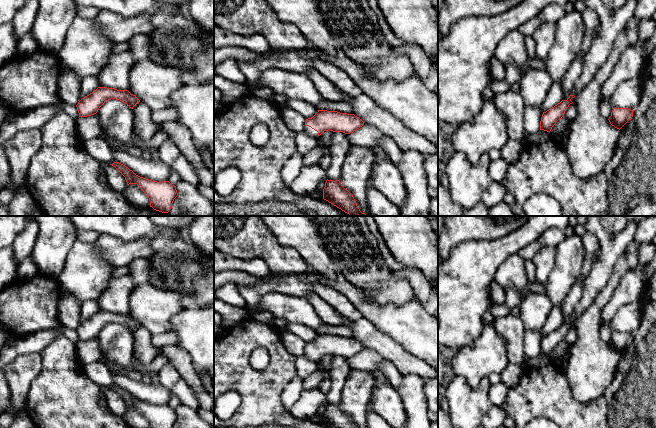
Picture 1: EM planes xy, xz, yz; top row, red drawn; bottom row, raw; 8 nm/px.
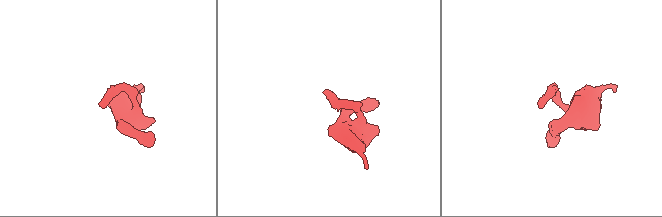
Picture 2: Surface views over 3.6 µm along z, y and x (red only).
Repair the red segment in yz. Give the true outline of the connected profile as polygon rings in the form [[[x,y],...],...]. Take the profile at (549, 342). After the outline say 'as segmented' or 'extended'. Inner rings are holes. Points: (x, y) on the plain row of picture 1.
[[[587,216],[584,226],[587,232],[595,235],[598,240],[598,258],[585,279],[583,296],[576,305],[572,318],[567,324],[562,324],[542,338],[540,354],[549,357],[556,346],[564,341],[566,333],[573,327],[571,323],[581,316],[596,299],[598,293],[605,287],[615,262],[624,254],[627,246],[634,241],[638,223],[628,221],[626,227],[617,234],[610,234],[602,226],[599,216]]]; extended

